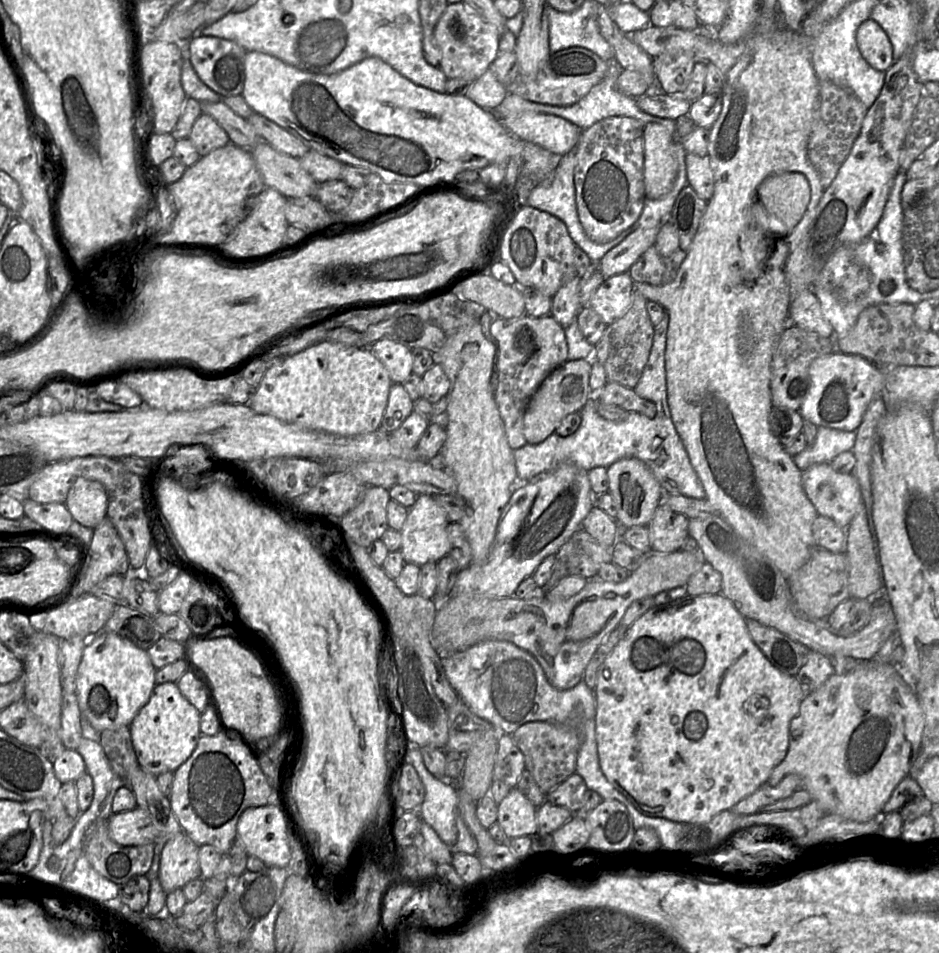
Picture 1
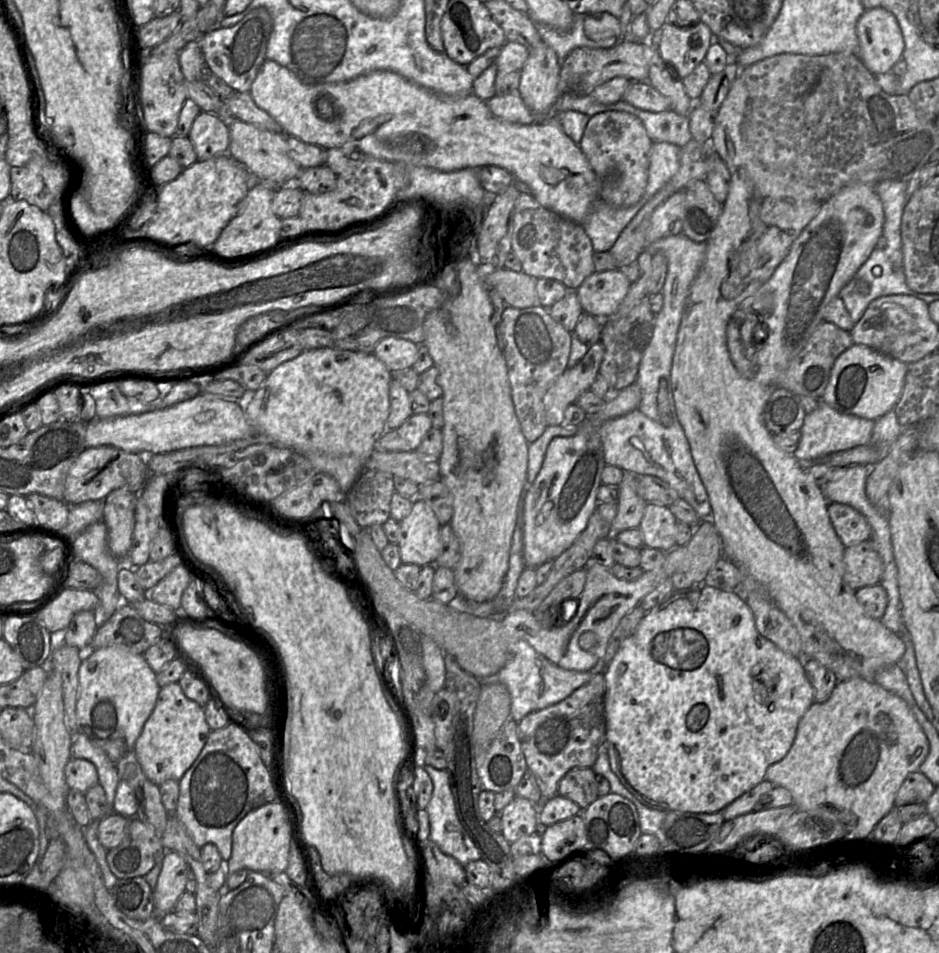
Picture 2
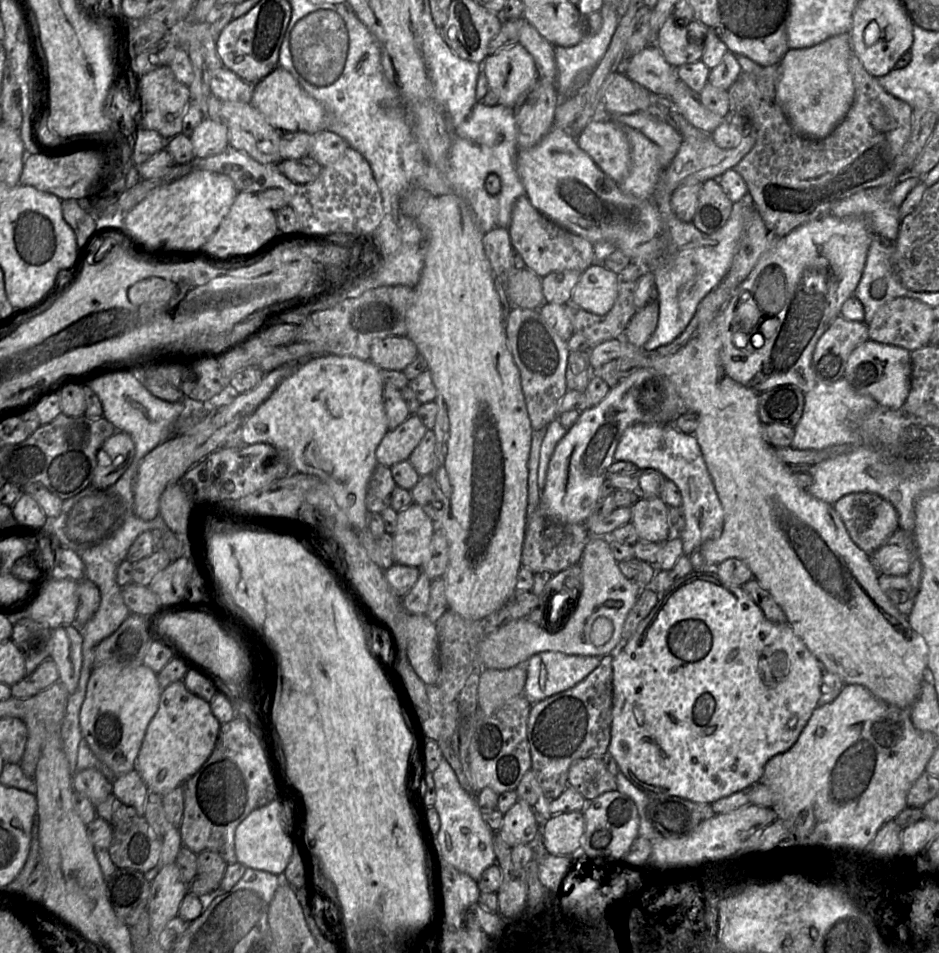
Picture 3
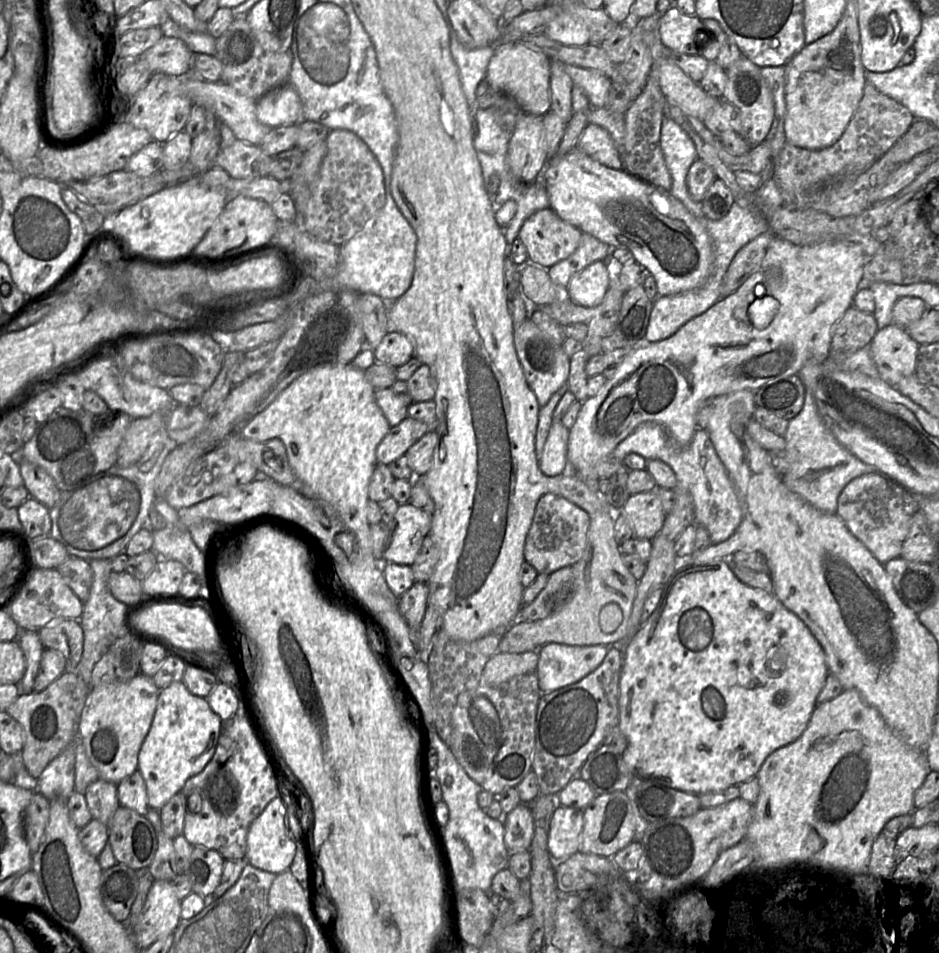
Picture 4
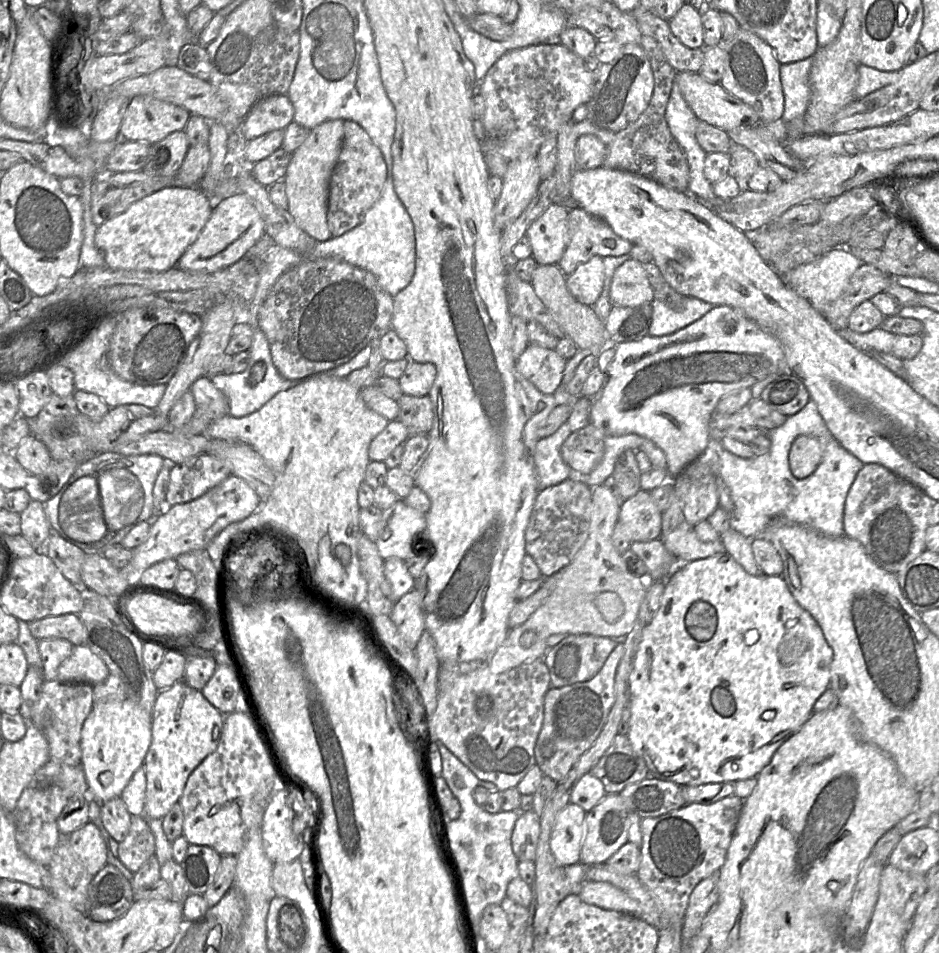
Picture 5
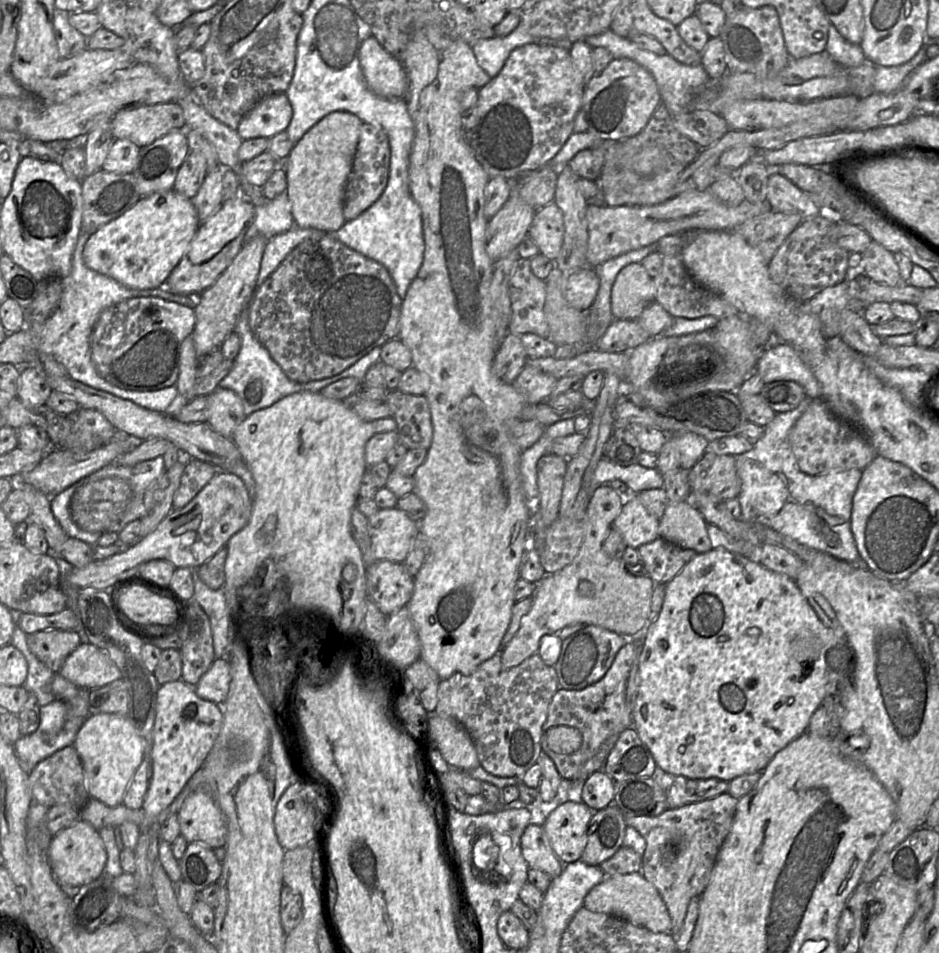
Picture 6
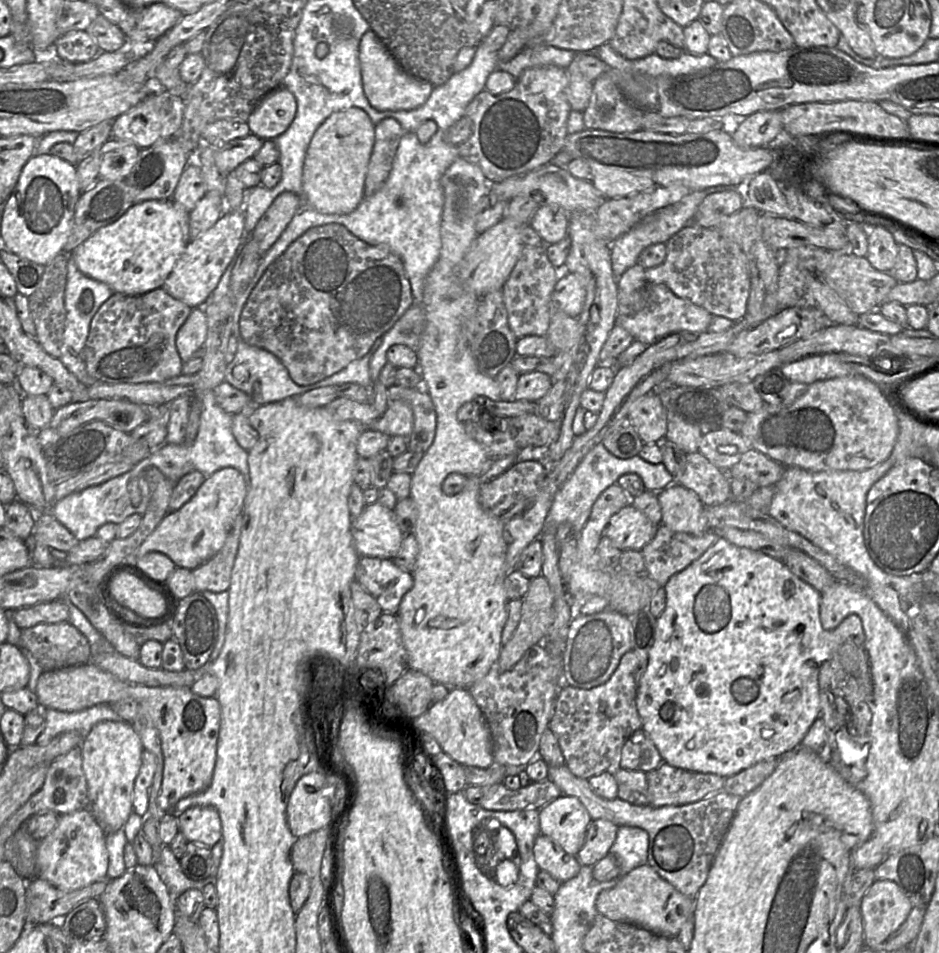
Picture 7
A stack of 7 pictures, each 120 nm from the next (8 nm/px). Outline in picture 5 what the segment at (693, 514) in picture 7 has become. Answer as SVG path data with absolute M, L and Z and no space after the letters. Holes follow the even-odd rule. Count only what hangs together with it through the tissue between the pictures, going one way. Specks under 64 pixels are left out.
M685 521L663 536L662 542L666 549L682 562L707 558L725 551L721 539L713 542L703 542L695 533L694 526Z

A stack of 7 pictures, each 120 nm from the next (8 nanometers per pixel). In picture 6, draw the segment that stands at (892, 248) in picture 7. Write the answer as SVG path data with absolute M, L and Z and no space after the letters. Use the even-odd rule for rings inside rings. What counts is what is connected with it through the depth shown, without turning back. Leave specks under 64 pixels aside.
M872 241L863 253L862 272L873 281L887 286L903 283L893 252Z

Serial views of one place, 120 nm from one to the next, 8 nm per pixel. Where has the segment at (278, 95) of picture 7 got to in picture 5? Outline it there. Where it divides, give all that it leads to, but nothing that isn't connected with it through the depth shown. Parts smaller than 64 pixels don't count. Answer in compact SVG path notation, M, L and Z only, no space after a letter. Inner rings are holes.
M287 94L265 97L252 107L240 127L243 143L274 130L284 130L293 121L294 107Z

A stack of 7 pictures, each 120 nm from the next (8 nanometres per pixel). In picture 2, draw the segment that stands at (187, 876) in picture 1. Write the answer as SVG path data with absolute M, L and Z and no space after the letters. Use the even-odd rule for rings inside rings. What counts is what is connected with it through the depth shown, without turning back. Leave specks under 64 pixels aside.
M166 851L157 884L153 890L155 915L164 915L174 909L185 885L189 867L184 857L175 851Z

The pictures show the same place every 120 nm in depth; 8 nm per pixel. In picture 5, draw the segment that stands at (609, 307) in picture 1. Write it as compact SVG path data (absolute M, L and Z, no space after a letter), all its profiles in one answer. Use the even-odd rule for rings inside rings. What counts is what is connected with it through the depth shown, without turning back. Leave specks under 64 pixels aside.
M596 256L568 275L566 286L579 303L592 307L601 295L604 279L603 258Z

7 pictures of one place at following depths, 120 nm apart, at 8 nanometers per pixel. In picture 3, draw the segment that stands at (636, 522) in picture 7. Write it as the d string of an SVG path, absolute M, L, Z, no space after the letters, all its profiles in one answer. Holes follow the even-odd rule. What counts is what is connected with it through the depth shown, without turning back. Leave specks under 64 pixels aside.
M661 497L638 499L630 508L631 523L636 528L639 541L661 543L670 538L669 507Z

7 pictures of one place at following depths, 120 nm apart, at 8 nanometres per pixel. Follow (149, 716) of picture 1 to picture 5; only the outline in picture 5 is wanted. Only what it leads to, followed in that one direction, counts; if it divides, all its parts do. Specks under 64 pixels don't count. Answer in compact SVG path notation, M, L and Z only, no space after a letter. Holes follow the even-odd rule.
M178 681L161 690L152 710L152 741L144 759L146 801L144 817L162 819L179 802L189 776L218 747L225 715L201 691Z

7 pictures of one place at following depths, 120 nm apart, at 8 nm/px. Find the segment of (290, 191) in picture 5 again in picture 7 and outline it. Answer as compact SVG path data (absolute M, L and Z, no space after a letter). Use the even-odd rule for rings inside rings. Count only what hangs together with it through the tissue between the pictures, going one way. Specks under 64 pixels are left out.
M359 107L333 112L316 129L303 165L304 202L326 214L348 214L364 198L364 184L375 142L375 124Z

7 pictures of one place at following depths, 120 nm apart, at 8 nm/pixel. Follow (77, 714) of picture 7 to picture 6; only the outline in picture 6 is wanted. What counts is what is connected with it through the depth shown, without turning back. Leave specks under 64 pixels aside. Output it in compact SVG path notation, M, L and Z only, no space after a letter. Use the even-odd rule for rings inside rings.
M55 699L40 708L40 724L35 732L13 743L21 769L31 773L36 765L55 752L73 746L84 718L71 716L65 701Z

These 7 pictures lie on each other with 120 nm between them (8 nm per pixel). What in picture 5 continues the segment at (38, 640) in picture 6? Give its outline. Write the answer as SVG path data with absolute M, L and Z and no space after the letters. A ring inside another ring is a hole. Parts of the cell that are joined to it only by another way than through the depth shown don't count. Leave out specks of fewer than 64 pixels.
M60 638L38 641L44 681L56 679L59 666L72 654L74 647L68 640Z

